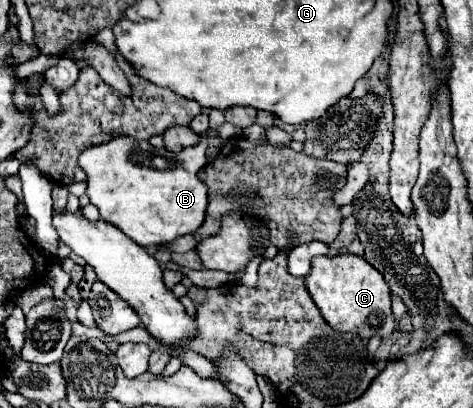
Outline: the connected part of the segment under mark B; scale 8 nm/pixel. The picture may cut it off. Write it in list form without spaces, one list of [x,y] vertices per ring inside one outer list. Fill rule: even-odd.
[[[117,136],[105,144],[97,144],[93,148],[87,148],[79,156],[79,166],[87,174],[87,194],[91,198],[91,204],[99,208],[99,214],[103,220],[117,224],[131,240],[135,240],[139,246],[163,246],[179,236],[193,234],[201,228],[205,222],[205,210],[207,210],[207,186],[197,178],[197,172],[201,166],[205,166],[205,150],[209,144],[201,140],[195,146],[189,146],[181,152],[169,152],[165,148],[157,150],[145,140],[133,140],[127,136]],[[163,160],[163,168],[155,168],[155,162]]]

